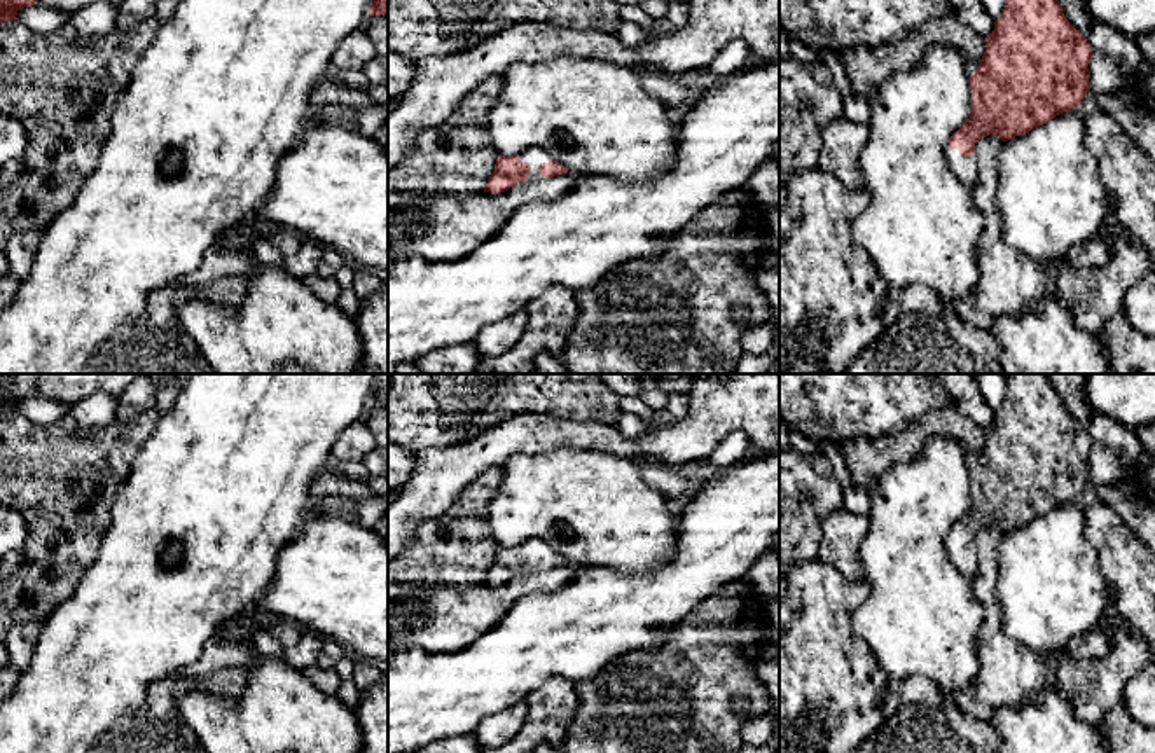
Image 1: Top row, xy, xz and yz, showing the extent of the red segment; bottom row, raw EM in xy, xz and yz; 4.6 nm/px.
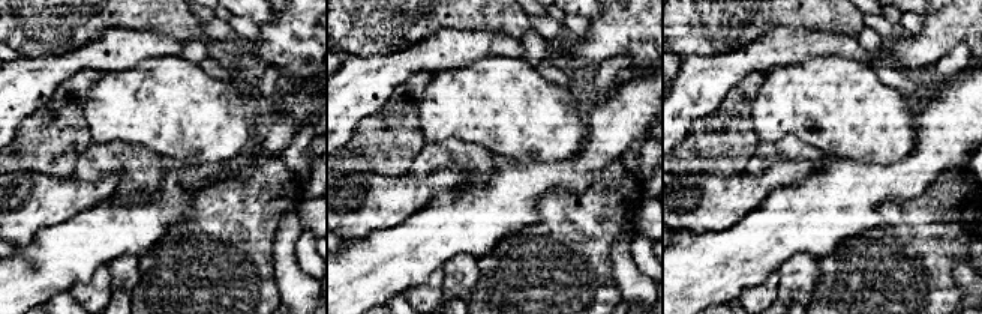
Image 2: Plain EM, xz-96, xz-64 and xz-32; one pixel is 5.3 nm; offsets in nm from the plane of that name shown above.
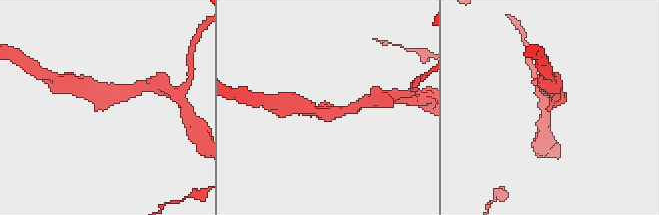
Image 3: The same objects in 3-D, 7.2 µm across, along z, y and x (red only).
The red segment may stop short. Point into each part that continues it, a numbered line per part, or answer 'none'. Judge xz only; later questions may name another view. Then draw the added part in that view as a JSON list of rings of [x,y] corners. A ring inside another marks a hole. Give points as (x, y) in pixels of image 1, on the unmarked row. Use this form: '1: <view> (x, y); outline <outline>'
1: xz (533, 547); outline [[[529,540],[519,545],[519,552],[529,556],[528,571],[543,571],[545,568],[540,566],[540,556],[552,552],[552,549],[542,540]]]

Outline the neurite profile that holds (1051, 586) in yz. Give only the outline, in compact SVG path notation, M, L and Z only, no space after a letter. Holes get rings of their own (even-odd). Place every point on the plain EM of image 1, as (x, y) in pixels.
M1075 501L1055 507L998 543L998 596L1003 632L1041 657L1052 657L1073 638L1090 632L1104 615L1111 592L1099 557L1085 538L1085 510Z

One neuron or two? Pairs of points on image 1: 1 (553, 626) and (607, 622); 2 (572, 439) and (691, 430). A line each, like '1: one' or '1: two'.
1: one
2: one

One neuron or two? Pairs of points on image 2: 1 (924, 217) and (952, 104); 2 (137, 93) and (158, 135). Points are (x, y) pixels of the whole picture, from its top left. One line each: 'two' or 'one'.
1: two
2: one

